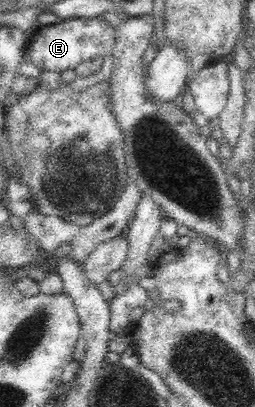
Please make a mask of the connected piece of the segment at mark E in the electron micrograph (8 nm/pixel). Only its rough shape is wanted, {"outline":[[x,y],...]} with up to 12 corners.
{"outline":[[101,17],[43,23],[24,54],[41,71],[110,55]]}

